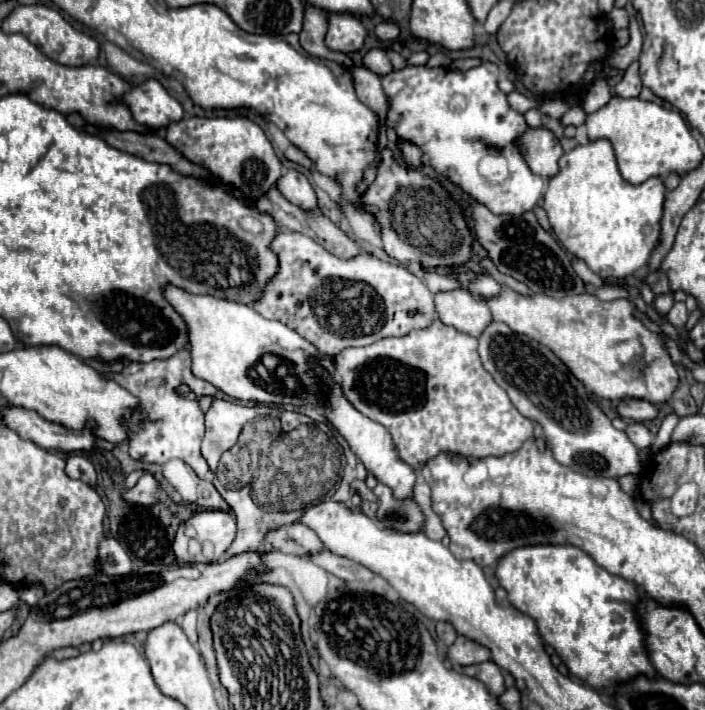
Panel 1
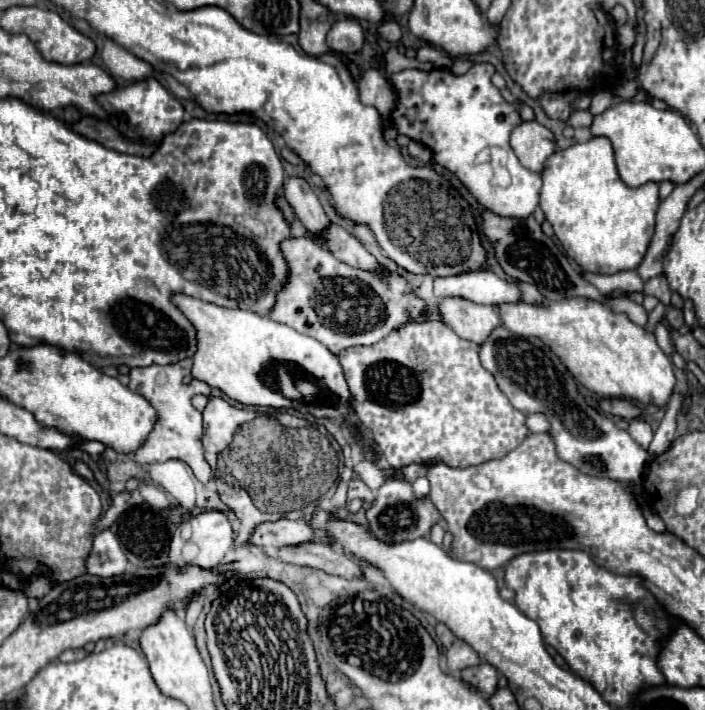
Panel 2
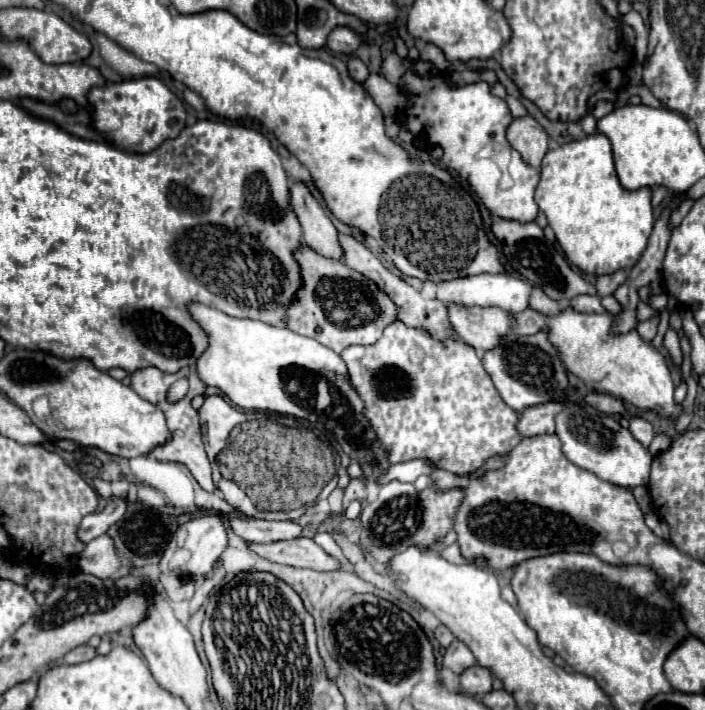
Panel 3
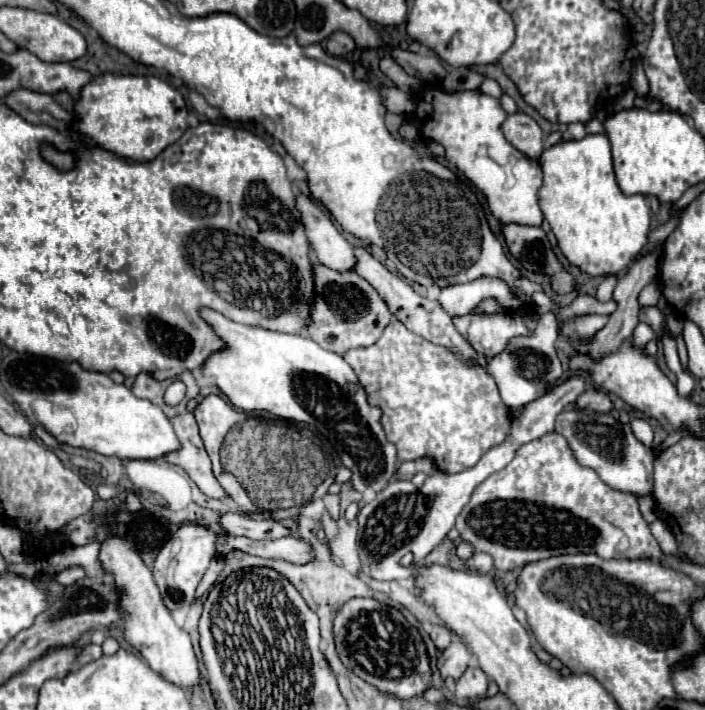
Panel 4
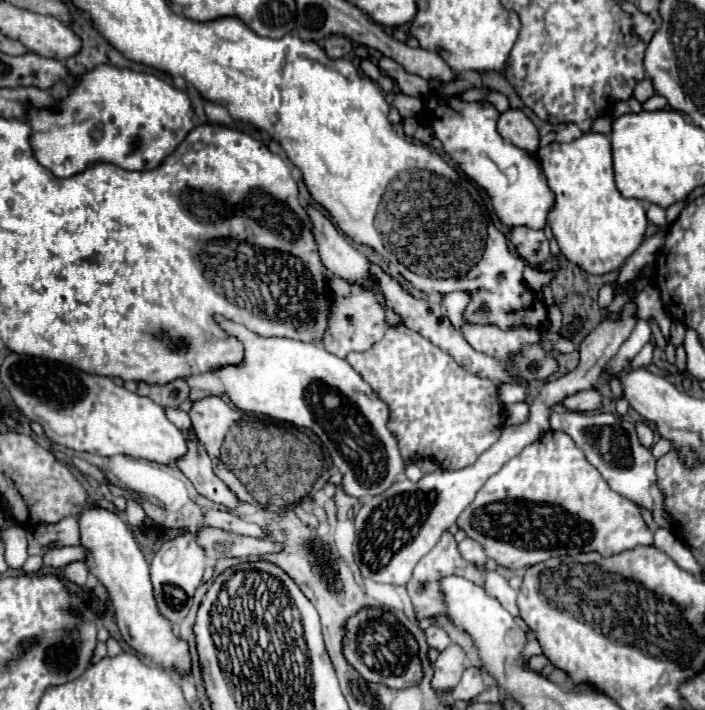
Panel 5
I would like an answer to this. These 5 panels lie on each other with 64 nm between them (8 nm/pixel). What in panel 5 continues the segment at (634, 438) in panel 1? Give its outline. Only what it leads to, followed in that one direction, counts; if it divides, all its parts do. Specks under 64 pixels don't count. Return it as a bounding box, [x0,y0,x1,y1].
[636,422,654,448]

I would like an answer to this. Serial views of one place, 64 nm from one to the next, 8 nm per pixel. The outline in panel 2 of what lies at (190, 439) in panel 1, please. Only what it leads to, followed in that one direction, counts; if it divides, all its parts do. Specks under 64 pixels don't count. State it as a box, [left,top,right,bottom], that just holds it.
[128,360,212,484]

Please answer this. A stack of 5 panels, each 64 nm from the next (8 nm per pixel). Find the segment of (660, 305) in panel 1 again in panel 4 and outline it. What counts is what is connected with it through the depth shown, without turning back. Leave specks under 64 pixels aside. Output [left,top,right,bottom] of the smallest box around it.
[632,324,654,348]

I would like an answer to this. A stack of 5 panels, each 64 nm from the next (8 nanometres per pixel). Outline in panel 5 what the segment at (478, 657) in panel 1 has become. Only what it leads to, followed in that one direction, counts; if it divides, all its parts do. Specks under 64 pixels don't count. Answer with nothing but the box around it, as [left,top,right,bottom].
[432,644,466,692]

